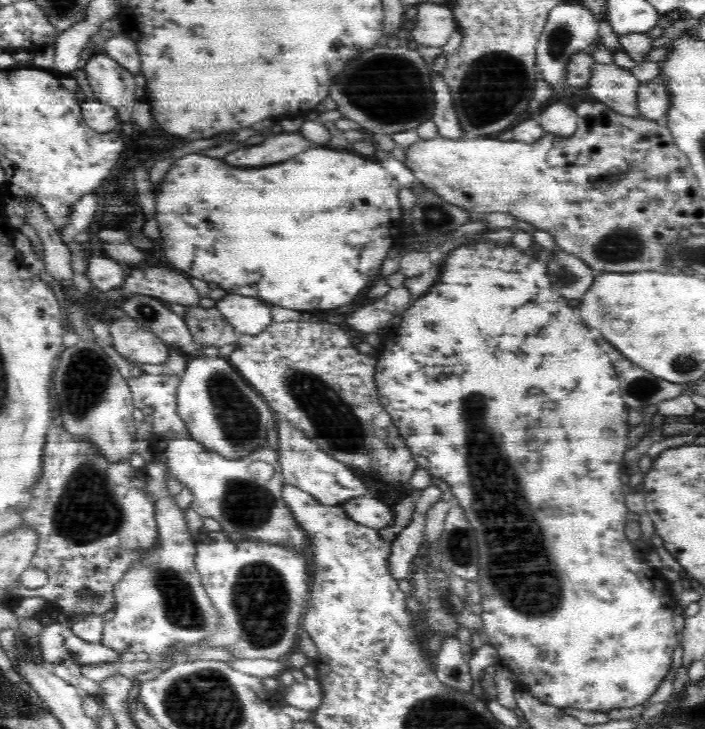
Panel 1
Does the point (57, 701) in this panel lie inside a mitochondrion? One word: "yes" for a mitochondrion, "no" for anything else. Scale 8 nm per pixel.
no

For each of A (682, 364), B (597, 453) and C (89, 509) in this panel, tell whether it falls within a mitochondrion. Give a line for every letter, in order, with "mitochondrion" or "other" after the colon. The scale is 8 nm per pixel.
A: mitochondrion
B: mitochondrion
C: mitochondrion

